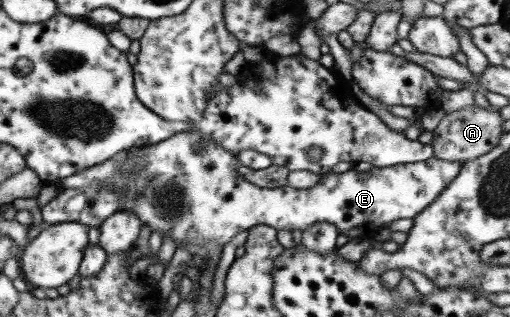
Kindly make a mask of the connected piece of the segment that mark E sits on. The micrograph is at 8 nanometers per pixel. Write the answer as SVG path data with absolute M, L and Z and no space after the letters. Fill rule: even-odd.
M195 131L178 132L157 144L136 147L132 160L133 177L128 177L124 171L128 168L128 154L121 152L101 164L80 170L67 178L59 178L53 183L60 191L83 188L95 181L114 188L119 192L121 199L120 210L129 210L137 214L139 221L147 224L152 232L157 231L163 236L169 233L177 246L185 246L191 256L199 251L203 242L215 241L219 245L225 245L239 232L258 225L271 226L277 231L303 232L317 222L329 222L337 228L339 235L343 234L350 240L373 239L377 232L395 220L417 218L418 214L431 202L437 200L439 193L442 193L460 173L462 165L461 162L449 162L434 156L423 162L383 168L373 167L366 172L357 171L353 167L344 173L326 173L320 177L315 186L308 189L296 189L289 185L262 189L251 184L238 173L238 168L242 165L238 155L225 150L211 138L203 137L201 133Z

